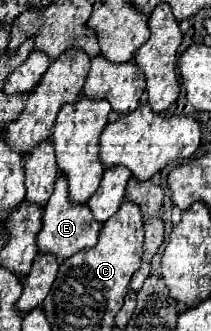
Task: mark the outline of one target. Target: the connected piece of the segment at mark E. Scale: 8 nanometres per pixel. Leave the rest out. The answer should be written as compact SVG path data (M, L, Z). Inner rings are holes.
M58 175L56 179L56 187L54 193L50 197L50 201L44 207L44 215L42 215L42 229L38 233L38 247L42 253L54 253L60 259L68 259L74 255L74 251L86 249L86 247L94 247L98 241L98 231L100 231L100 223L96 223L96 219L92 217L92 211L86 203L70 203L70 191L68 191L68 183L64 175Z

